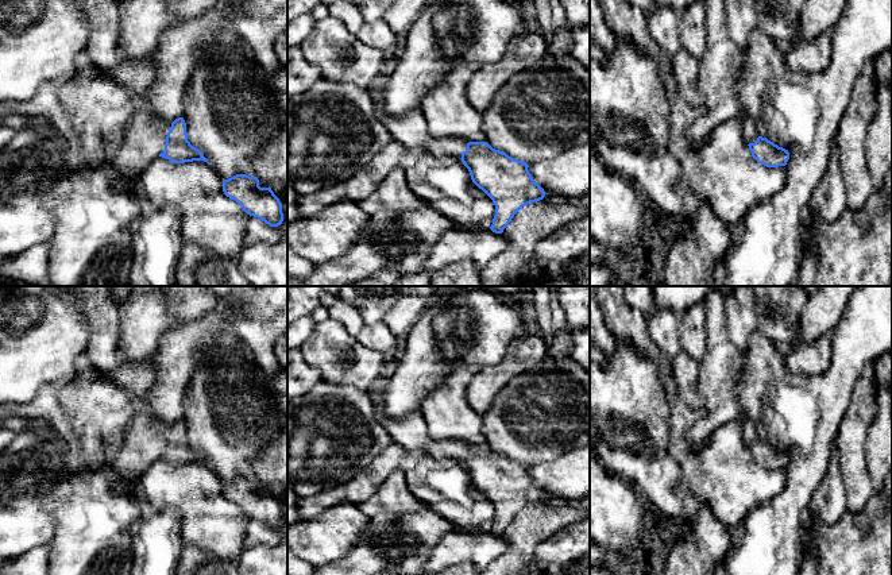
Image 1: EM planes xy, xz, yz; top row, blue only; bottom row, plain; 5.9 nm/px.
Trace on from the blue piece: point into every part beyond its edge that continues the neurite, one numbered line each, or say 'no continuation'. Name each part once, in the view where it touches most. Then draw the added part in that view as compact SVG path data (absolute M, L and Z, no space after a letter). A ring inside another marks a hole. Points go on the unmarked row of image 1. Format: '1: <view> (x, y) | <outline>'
1: xy (143, 442) | M139 409L126 427L120 444L111 452L111 468L127 482L136 482L165 454L170 429L171 425Z

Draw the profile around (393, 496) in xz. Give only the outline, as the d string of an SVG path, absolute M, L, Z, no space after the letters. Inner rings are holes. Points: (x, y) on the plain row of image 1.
M394 470L375 494L358 506L367 517L374 517L381 512L413 513L428 509L428 503L409 491L406 472L402 470Z

